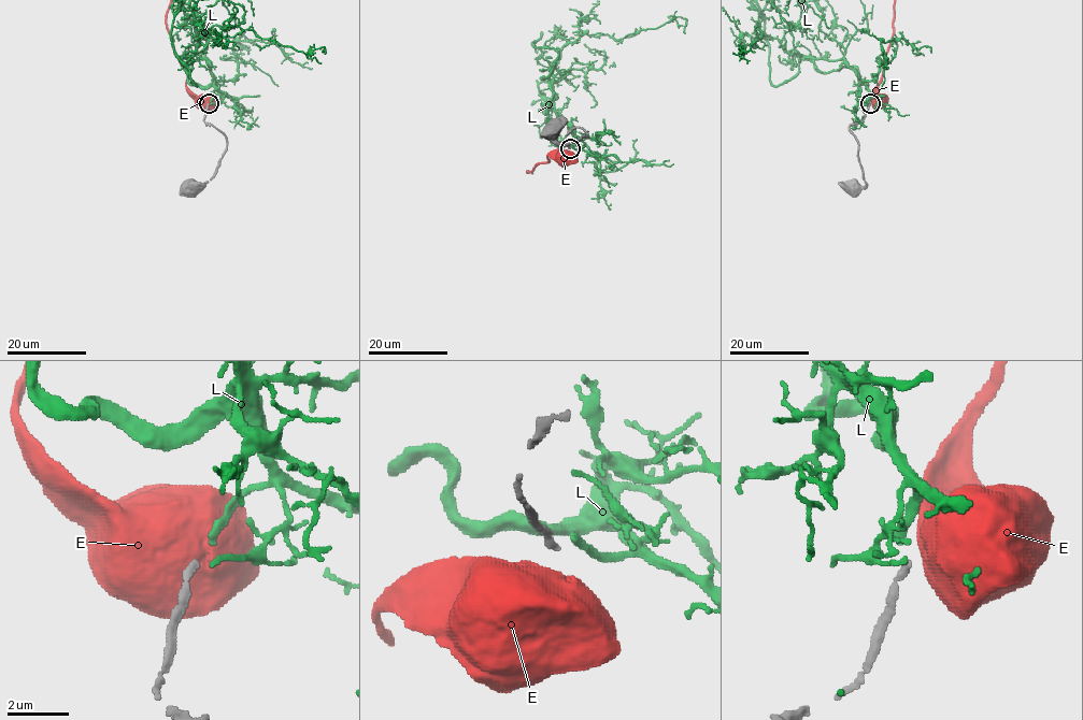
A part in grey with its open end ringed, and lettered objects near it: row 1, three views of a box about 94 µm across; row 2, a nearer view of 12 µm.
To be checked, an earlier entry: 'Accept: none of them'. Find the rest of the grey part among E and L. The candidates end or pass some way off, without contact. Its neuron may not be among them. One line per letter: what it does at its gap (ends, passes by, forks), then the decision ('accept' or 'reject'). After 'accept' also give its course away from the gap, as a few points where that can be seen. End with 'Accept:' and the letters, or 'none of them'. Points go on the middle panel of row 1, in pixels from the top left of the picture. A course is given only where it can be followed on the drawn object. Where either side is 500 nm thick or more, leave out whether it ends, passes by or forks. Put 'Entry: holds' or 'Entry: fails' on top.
Entry: holds
E: reject
L: it ends there; reject
Accept: none of them

